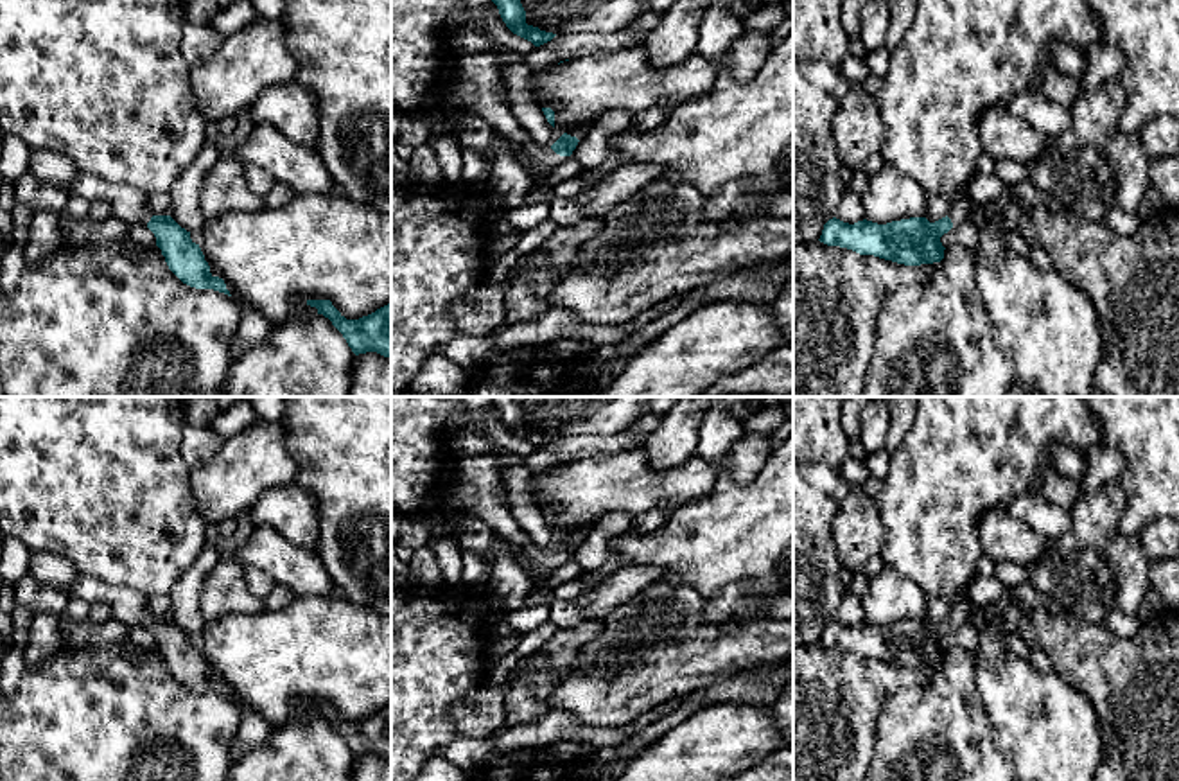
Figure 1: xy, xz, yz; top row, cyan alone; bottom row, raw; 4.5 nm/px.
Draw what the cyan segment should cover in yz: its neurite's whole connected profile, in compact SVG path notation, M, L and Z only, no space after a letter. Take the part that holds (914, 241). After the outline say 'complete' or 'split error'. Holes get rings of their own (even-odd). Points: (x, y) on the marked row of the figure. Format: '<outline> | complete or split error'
M967 187L958 192L962 197L953 203L946 217L935 223L926 217L910 217L886 224L867 219L849 224L833 217L824 224L818 241L904 266L940 262L946 250L940 237L964 223L973 208Z | split error

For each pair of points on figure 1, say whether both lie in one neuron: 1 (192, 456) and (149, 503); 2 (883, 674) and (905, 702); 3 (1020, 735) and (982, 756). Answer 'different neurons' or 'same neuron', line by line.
1: different neurons
2: different neurons
3: different neurons

